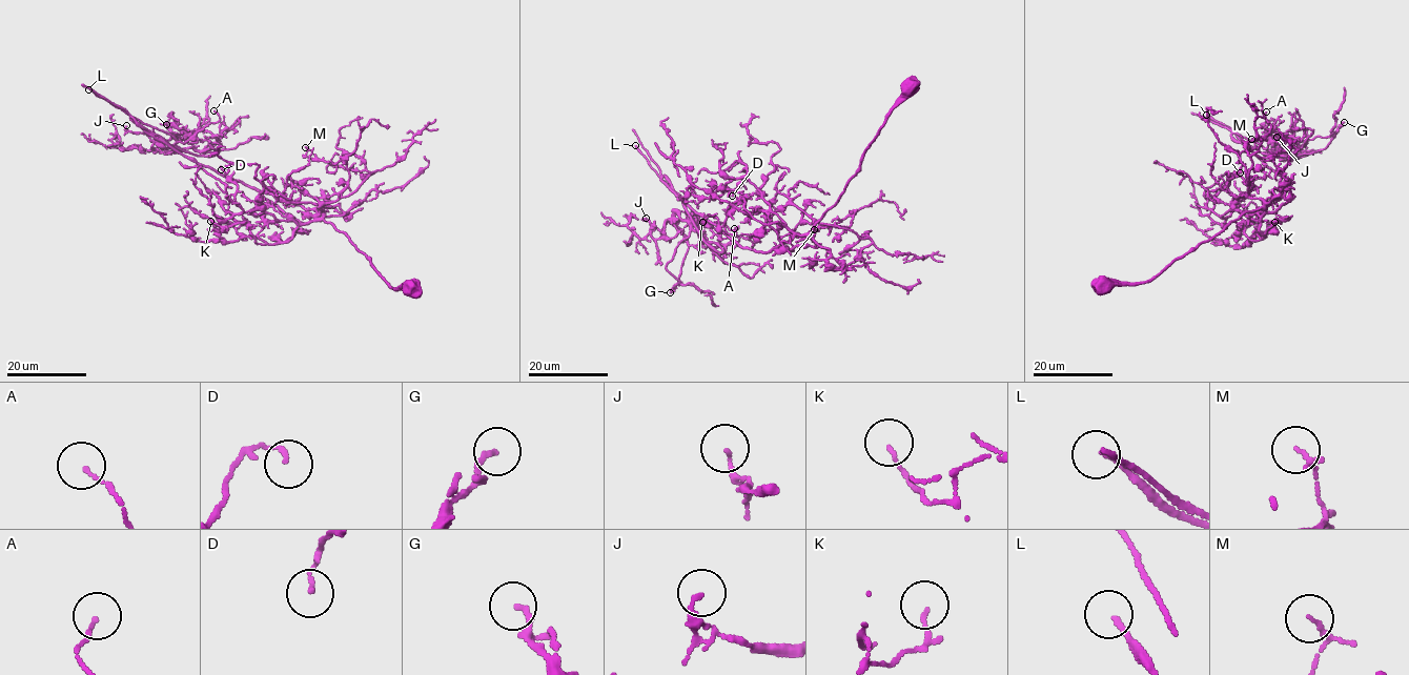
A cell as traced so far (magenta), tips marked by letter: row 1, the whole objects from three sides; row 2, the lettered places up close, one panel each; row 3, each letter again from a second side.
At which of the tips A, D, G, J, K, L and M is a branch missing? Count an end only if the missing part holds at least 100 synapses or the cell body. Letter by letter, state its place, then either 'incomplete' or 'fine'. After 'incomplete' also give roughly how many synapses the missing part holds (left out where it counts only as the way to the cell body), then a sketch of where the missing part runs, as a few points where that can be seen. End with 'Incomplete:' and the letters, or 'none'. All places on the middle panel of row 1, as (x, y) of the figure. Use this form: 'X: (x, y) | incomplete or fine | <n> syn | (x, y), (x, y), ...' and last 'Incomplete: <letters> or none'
A: (734, 228) | fine
D: (732, 196) | fine
G: (670, 292) | fine
J: (646, 218) | fine
K: (702, 222) | fine
L: (635, 145) | incomplete | 110 syn | (635, 145), (633, 140), (600, 111), (593, 100), (575, 89), (571, 65), (576, 59), (575, 46), (595, 34)
M: (814, 229) | fine
Incomplete: L

